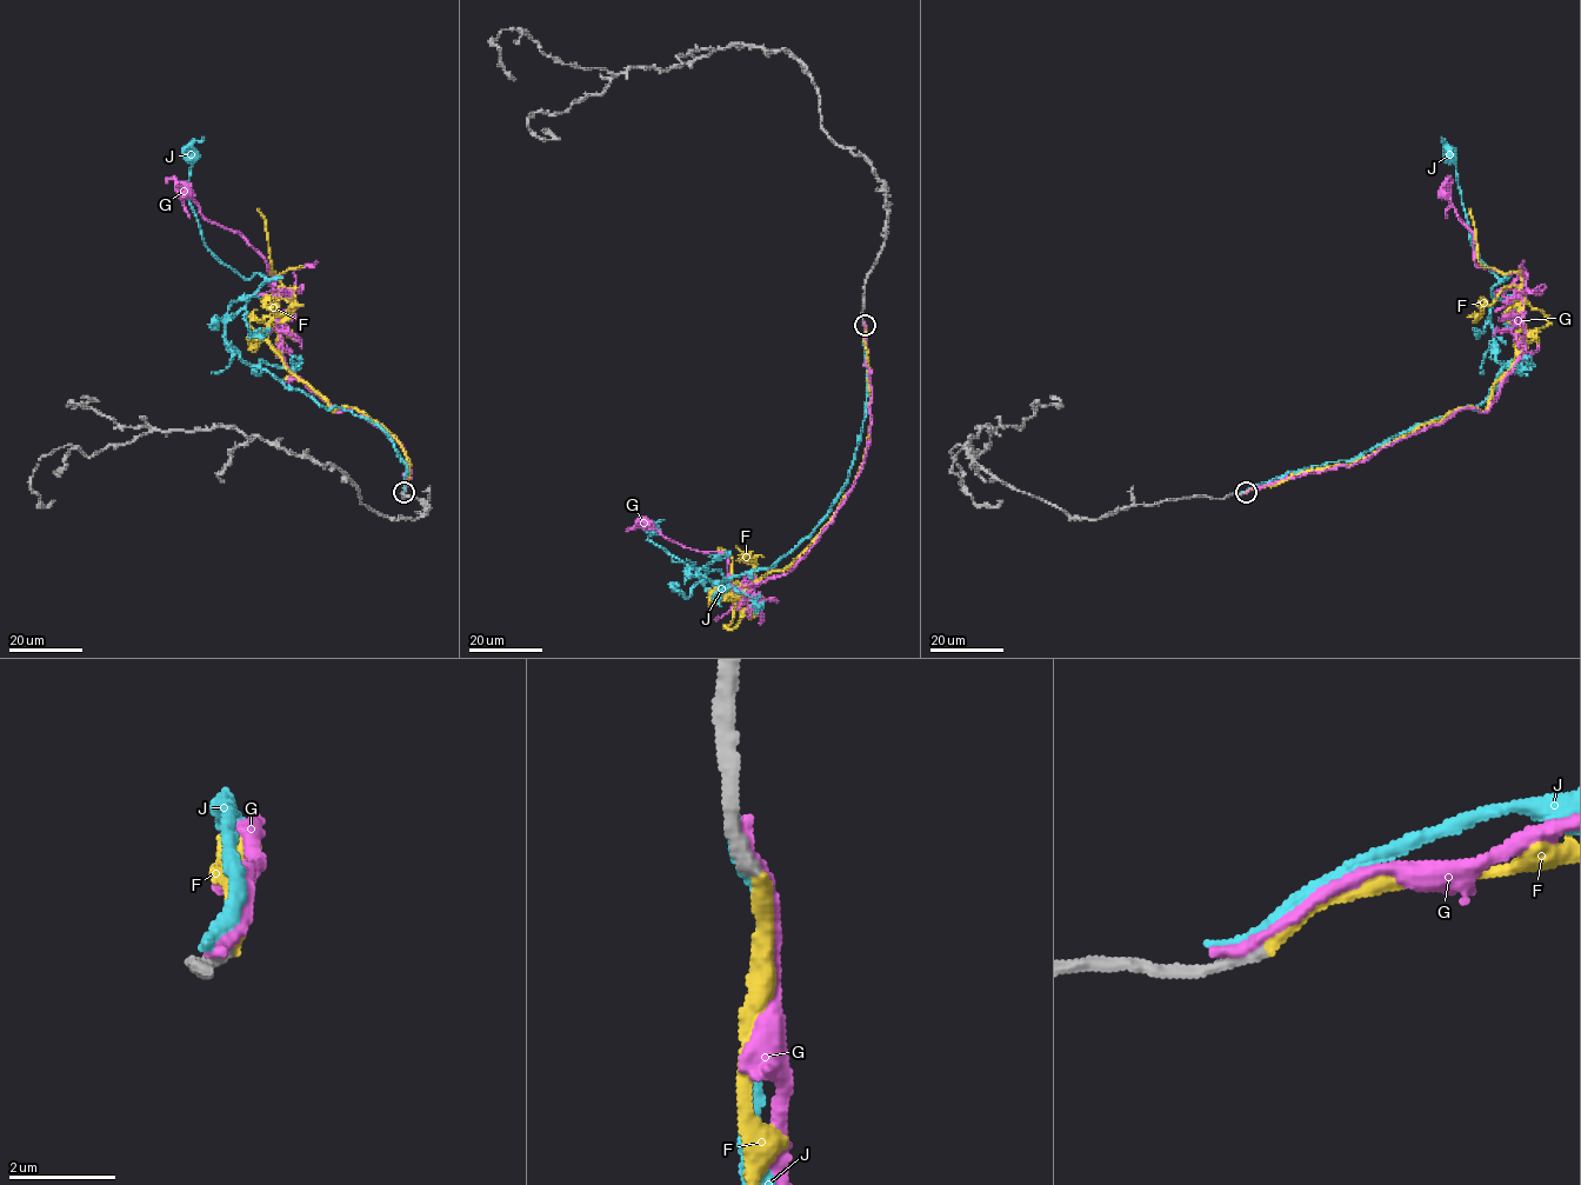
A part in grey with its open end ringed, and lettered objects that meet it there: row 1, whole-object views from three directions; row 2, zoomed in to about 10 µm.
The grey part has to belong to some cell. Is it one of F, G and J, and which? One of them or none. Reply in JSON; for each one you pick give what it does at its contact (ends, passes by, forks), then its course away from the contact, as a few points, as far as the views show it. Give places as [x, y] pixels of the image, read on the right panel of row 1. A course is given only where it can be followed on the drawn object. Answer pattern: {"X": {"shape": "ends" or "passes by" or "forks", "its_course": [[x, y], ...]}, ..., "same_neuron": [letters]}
{"F": {"shape": "ends", "its_course": [[1246, 492], [1367, 458], [1461, 407], [1486, 408], [1512, 367], [1523, 294], [1518, 272], [1480, 263], [1469, 208]]}, "same_neuron": ["F"]}

